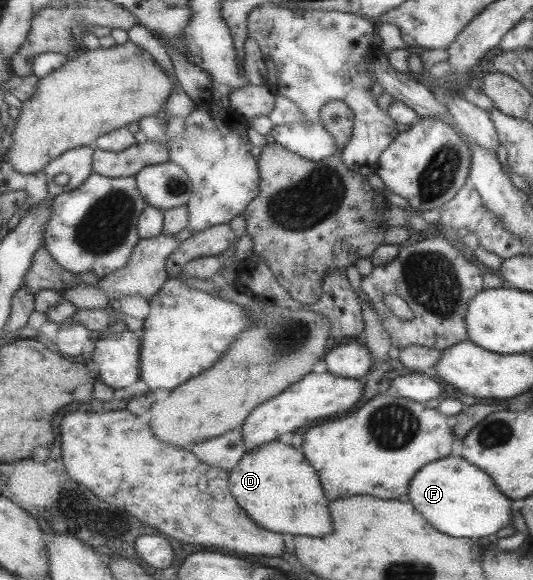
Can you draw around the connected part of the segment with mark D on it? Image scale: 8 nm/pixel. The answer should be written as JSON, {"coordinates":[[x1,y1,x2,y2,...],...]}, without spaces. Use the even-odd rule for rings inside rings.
{"coordinates":[[278,440,248,449,228,473,228,486,237,504,261,527,273,533,293,536,321,537,331,533,327,511,328,499,321,489,313,467,303,459,301,451]]}

